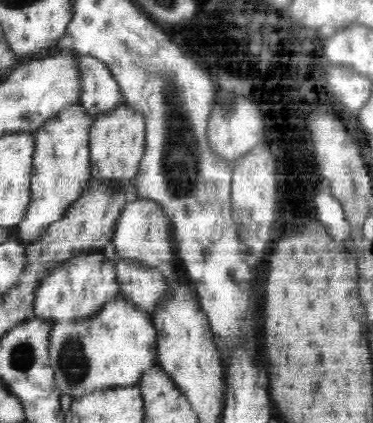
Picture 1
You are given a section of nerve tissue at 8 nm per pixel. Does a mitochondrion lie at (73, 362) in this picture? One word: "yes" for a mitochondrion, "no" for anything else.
yes

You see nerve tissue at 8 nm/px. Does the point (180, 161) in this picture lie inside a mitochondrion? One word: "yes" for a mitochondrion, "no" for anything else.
yes

